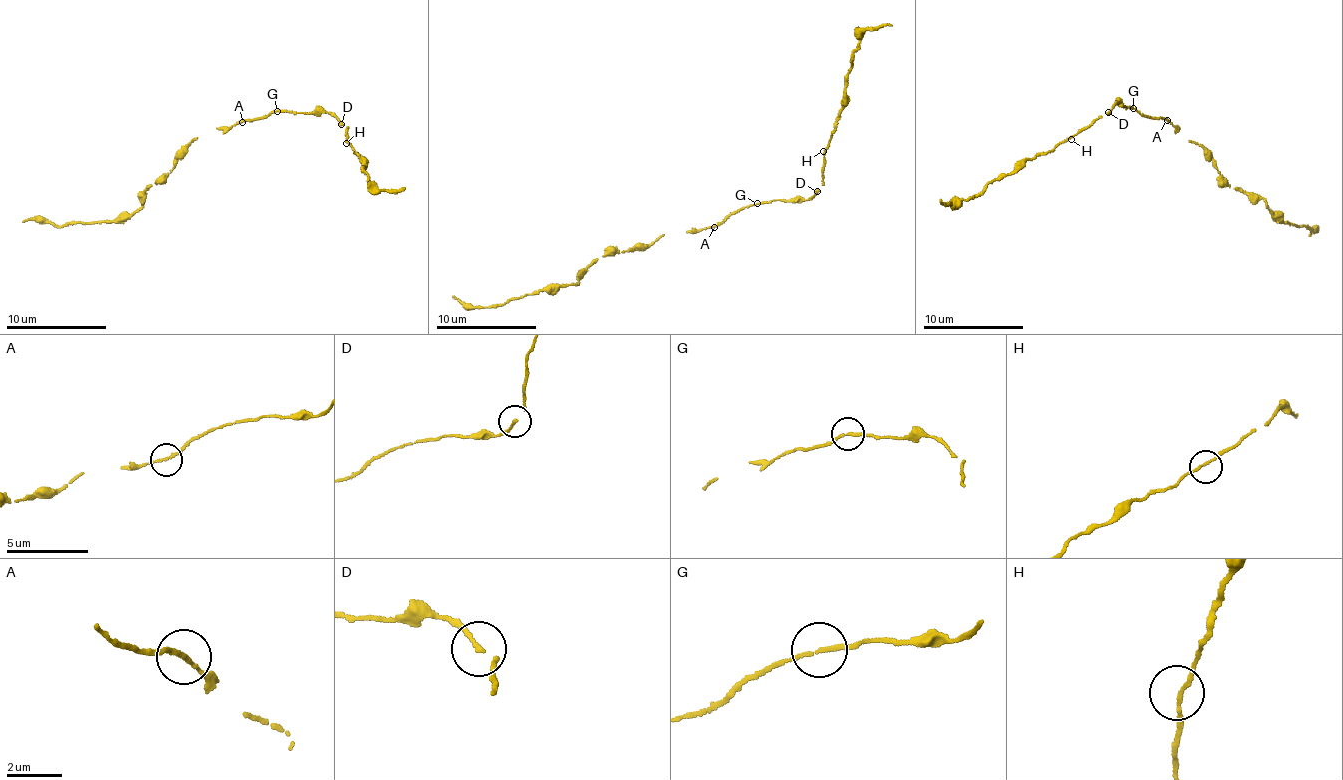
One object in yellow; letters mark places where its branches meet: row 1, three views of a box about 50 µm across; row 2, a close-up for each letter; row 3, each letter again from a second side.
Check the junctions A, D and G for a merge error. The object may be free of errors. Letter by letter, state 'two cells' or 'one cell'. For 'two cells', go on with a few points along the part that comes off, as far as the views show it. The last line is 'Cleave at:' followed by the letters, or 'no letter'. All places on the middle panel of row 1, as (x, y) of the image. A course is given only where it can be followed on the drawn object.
A: one cell
D: one cell
G: one cell
Cleave at: no letter

